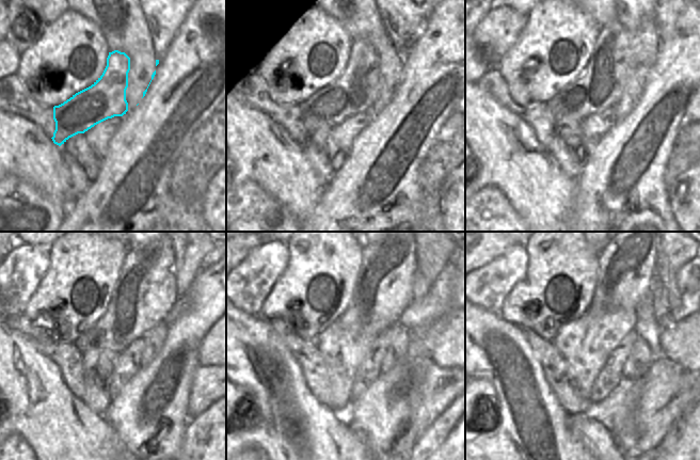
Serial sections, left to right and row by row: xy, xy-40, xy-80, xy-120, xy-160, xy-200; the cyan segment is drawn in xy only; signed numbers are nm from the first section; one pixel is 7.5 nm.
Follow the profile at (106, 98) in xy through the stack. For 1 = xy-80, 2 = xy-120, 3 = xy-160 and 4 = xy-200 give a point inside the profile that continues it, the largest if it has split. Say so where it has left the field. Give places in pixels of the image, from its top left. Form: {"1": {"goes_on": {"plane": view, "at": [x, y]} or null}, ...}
{"1": {"goes_on": {"plane": "xy-80", "at": [621, 57]}}, "2": {"goes_on": {"plane": "xy-120", "at": [145, 291]}}, "3": {"goes_on": {"plane": "xy-160", "at": [384, 287]}}, "4": {"goes_on": {"plane": "xy-200", "at": [625, 266]}}}

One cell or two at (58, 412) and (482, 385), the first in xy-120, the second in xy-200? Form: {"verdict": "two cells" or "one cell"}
{"verdict": "two cells"}

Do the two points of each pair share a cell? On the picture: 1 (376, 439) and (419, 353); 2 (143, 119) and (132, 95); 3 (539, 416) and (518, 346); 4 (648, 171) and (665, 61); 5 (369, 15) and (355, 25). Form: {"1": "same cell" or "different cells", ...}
{"1": "same cell", "2": "different cells", "3": "same cell", "4": "same cell", "5": "same cell"}

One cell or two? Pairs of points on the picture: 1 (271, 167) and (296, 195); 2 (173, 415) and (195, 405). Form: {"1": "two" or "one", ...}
{"1": "one", "2": "two"}

